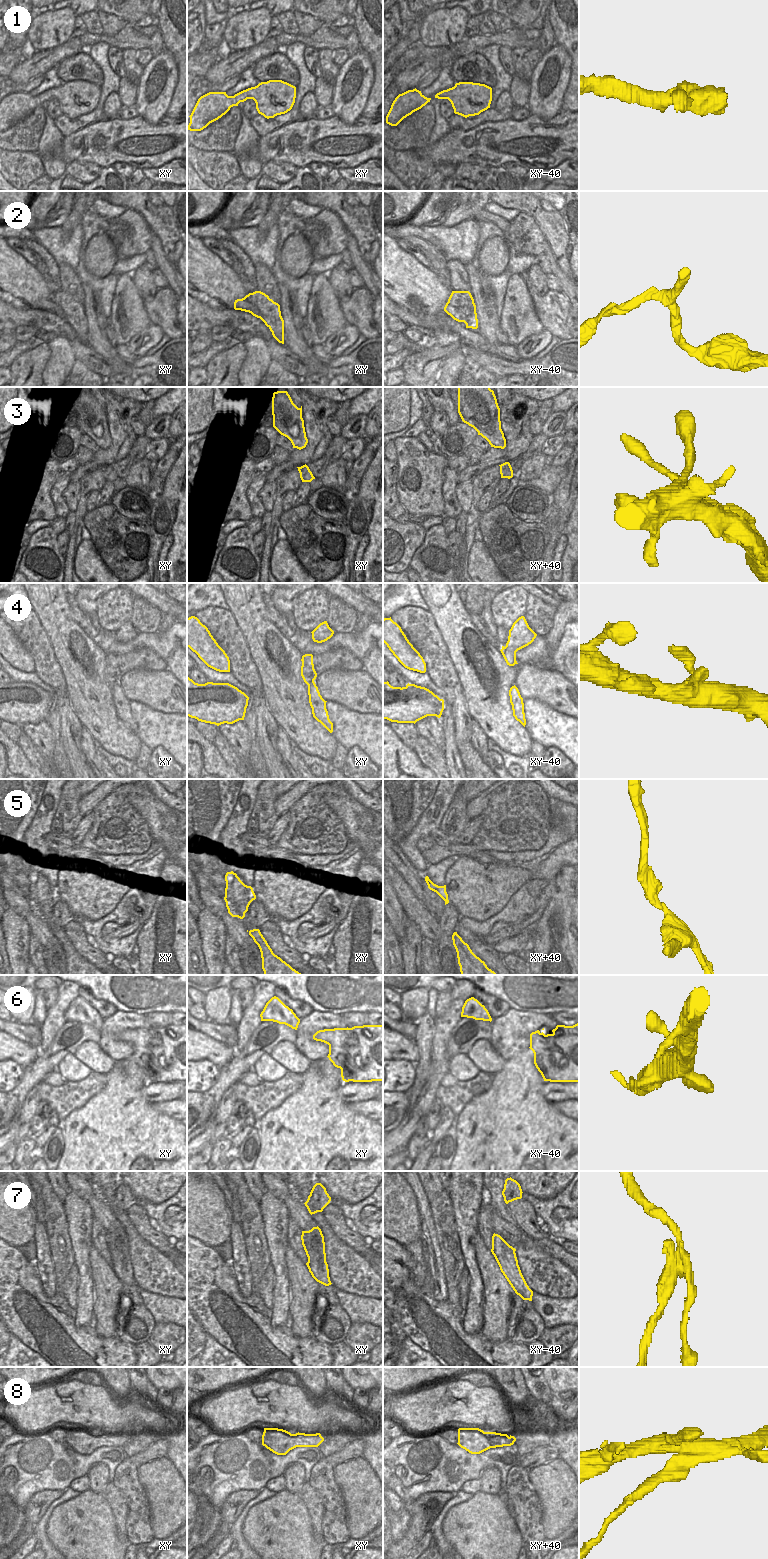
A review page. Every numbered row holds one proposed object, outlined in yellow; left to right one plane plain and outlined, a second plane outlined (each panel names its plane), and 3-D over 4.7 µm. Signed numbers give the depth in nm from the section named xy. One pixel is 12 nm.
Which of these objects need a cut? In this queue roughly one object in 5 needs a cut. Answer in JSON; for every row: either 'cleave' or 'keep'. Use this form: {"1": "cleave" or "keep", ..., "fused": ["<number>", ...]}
{"1": "keep", "2": "keep", "3": "keep", "4": "keep", "5": "keep", "6": "keep", "7": "cleave", "8": "cleave", "fused": ["7", "8"]}

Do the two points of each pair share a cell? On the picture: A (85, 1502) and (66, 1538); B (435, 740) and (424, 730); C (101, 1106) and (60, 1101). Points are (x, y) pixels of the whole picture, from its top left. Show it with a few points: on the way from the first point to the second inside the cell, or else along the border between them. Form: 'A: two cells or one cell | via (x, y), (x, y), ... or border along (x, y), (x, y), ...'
A: one cell | via (85, 1511), (85, 1519), (75, 1529)
B: one cell | via (432, 737), (427, 732)
C: two cells | border along (102, 1089), (82, 1106), (73, 1109), (65, 1118)

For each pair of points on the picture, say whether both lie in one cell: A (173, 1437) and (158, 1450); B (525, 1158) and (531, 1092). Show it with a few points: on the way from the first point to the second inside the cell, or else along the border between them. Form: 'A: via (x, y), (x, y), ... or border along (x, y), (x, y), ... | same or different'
A: border along (159, 1437), (167, 1441), (166, 1455) | different
B: via (525, 1142), (525, 1108) | same

